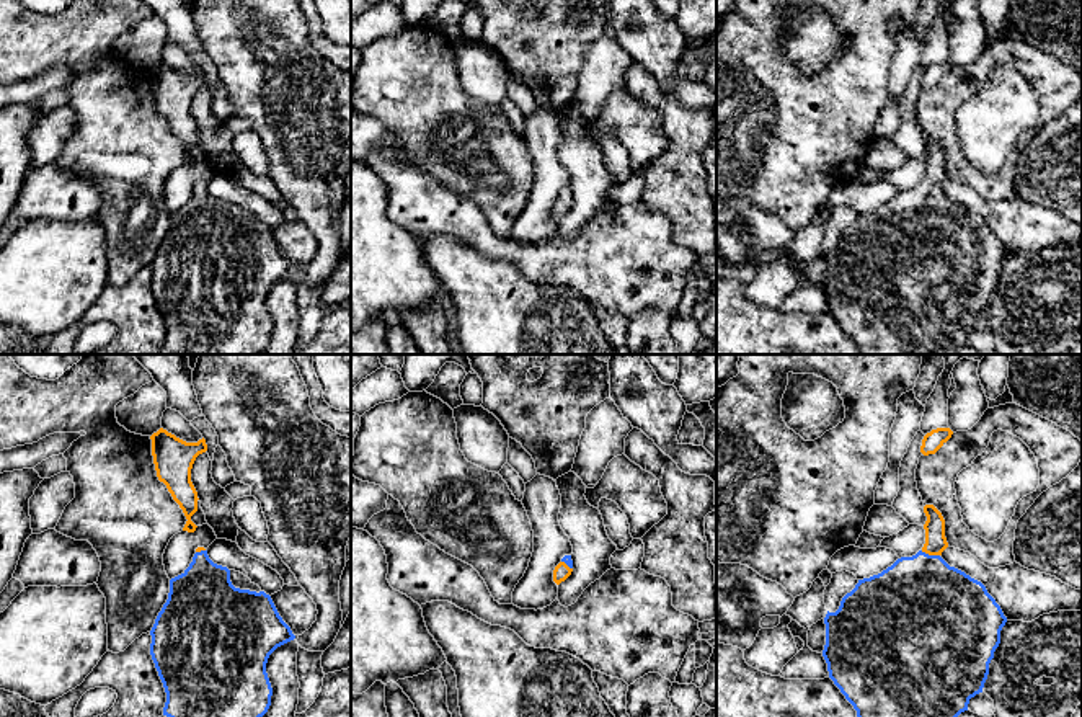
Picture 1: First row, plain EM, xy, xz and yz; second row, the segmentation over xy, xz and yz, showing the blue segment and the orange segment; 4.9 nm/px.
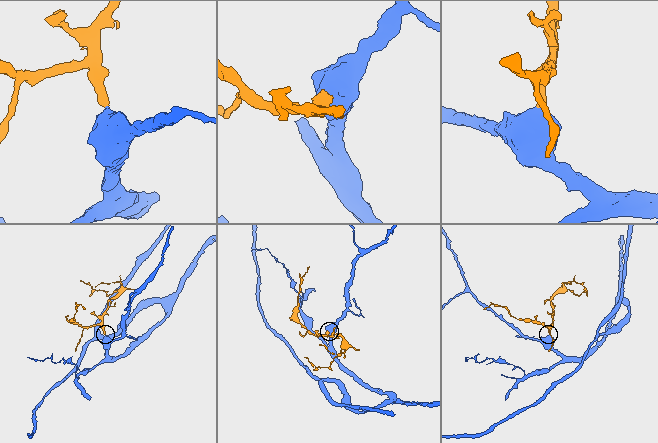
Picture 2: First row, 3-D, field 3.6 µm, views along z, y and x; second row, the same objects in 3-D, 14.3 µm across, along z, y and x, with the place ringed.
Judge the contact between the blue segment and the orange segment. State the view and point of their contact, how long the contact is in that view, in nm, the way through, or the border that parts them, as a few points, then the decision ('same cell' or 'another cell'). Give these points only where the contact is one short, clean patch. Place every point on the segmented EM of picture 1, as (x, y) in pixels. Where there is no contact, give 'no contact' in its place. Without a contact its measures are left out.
yz (931, 556) | 100 nm | across yz (919, 605), (931, 556), (935, 543) | same cell

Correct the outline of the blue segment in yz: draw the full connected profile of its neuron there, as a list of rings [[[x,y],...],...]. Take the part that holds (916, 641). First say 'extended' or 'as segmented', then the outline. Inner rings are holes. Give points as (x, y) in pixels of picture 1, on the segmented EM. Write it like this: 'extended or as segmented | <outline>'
extended | [[[925,505],[925,544],[912,557],[901,557],[870,578],[858,580],[836,612],[824,617],[826,645],[823,657],[829,678],[857,710],[857,717],[958,717],[969,699],[982,693],[989,663],[1000,644],[1007,622],[1000,606],[986,586],[950,567],[940,555],[948,547],[945,519],[933,505]]]

